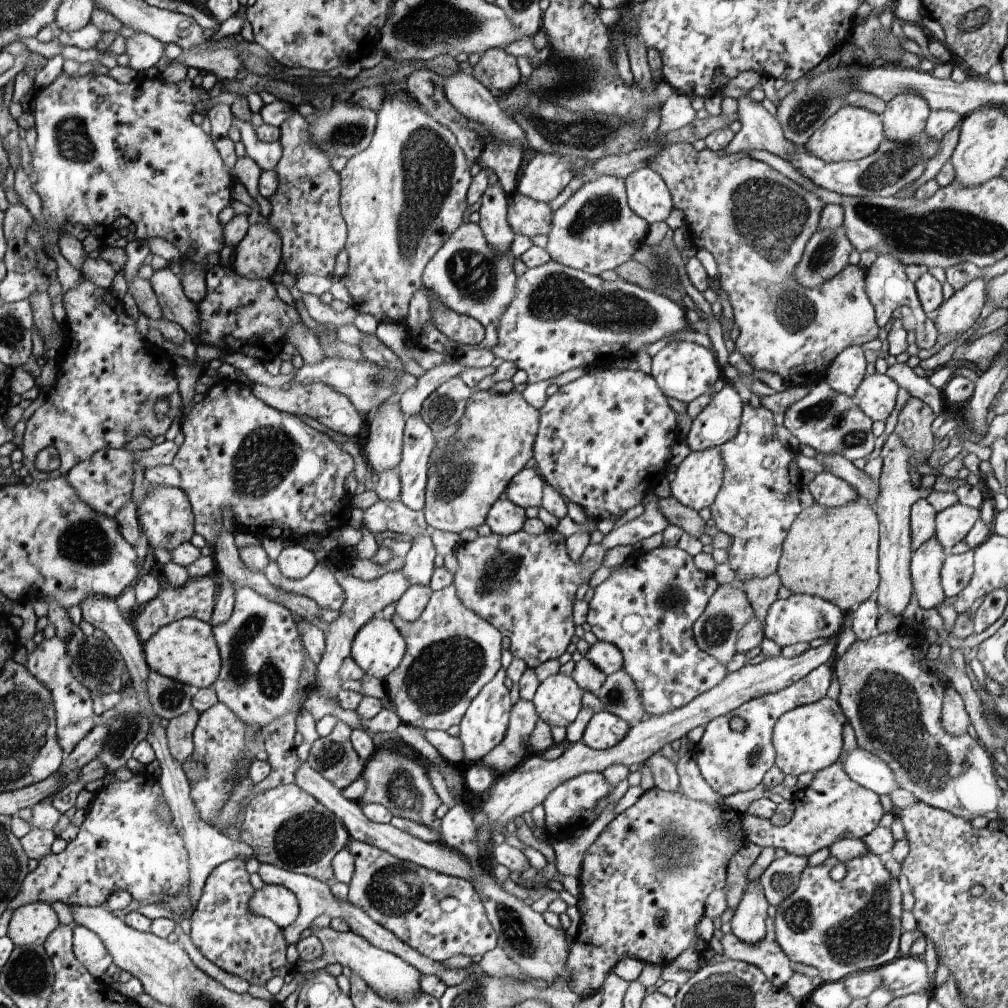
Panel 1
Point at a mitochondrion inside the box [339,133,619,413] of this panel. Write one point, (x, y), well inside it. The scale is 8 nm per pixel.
(475, 275)

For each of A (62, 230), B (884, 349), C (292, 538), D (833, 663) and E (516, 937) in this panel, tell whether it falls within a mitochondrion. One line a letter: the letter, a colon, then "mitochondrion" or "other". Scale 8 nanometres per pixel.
A: other
B: other
C: other
D: other
E: mitochondrion

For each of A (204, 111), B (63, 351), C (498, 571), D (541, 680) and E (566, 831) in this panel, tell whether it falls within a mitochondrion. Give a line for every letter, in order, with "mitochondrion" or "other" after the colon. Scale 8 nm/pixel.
A: other
B: other
C: mitochondrion
D: other
E: other

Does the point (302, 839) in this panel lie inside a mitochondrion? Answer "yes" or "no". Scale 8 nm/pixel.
yes

